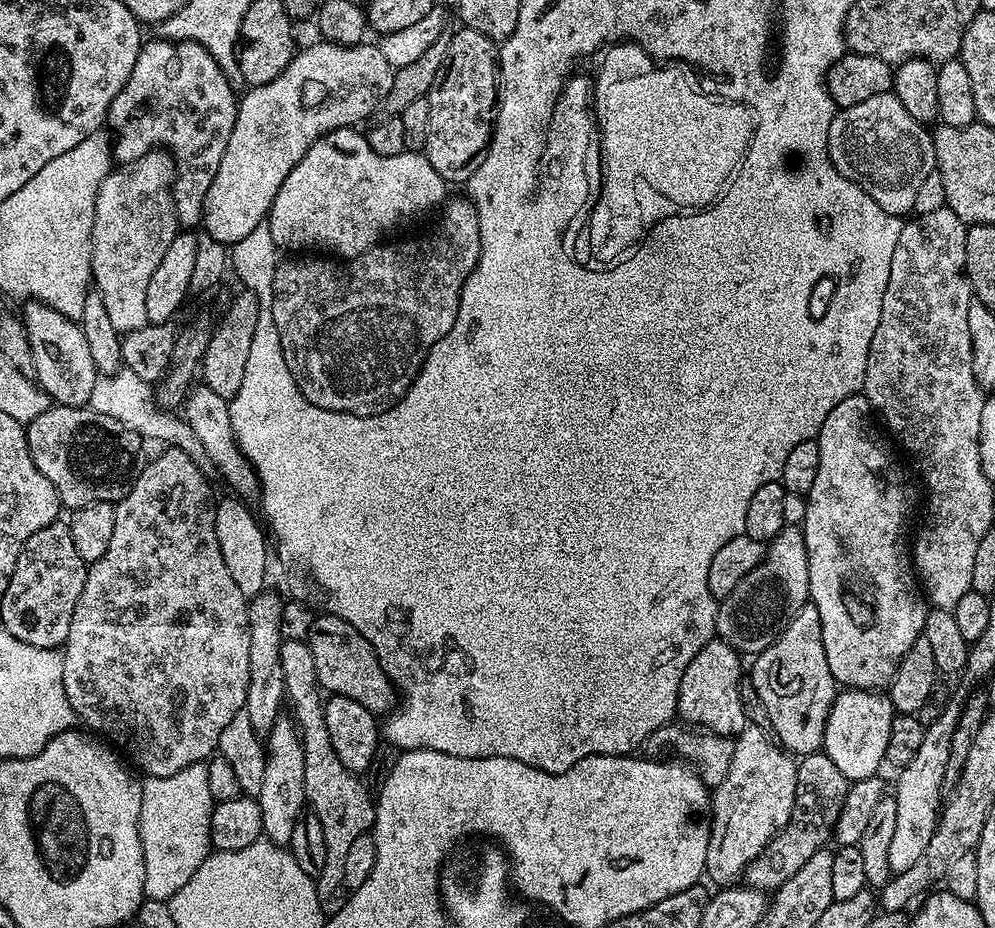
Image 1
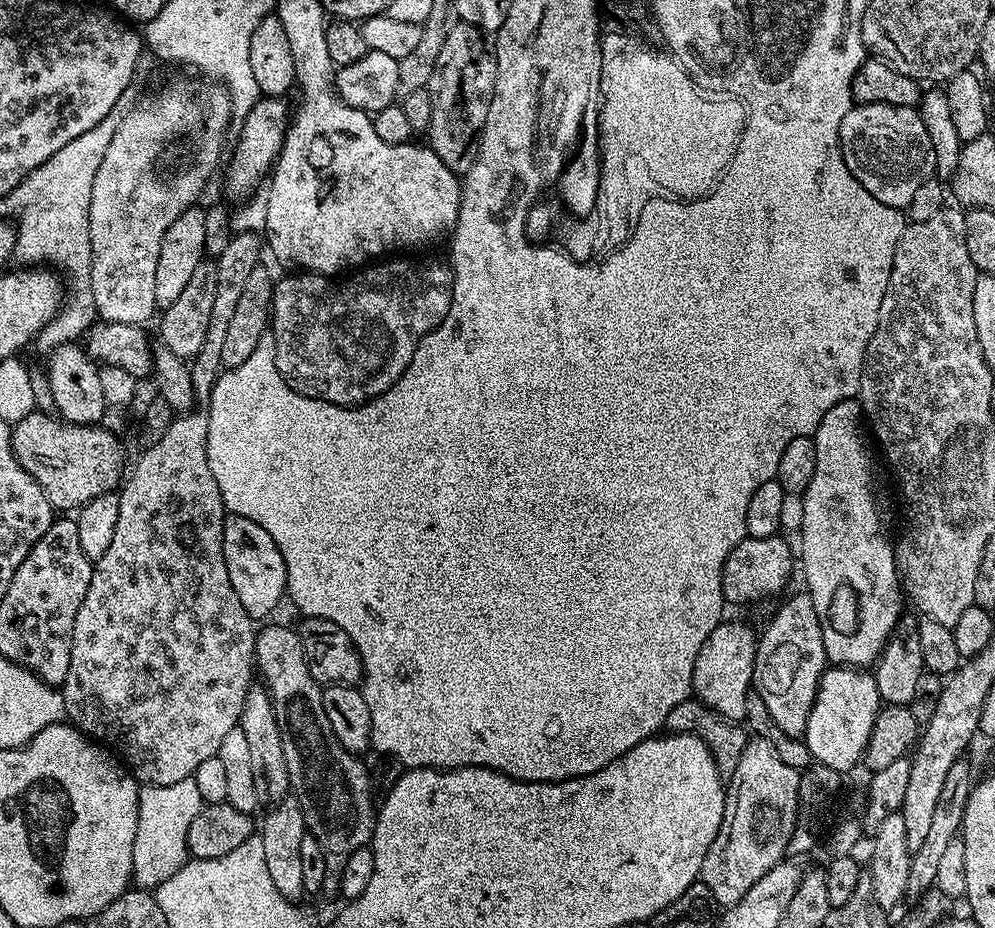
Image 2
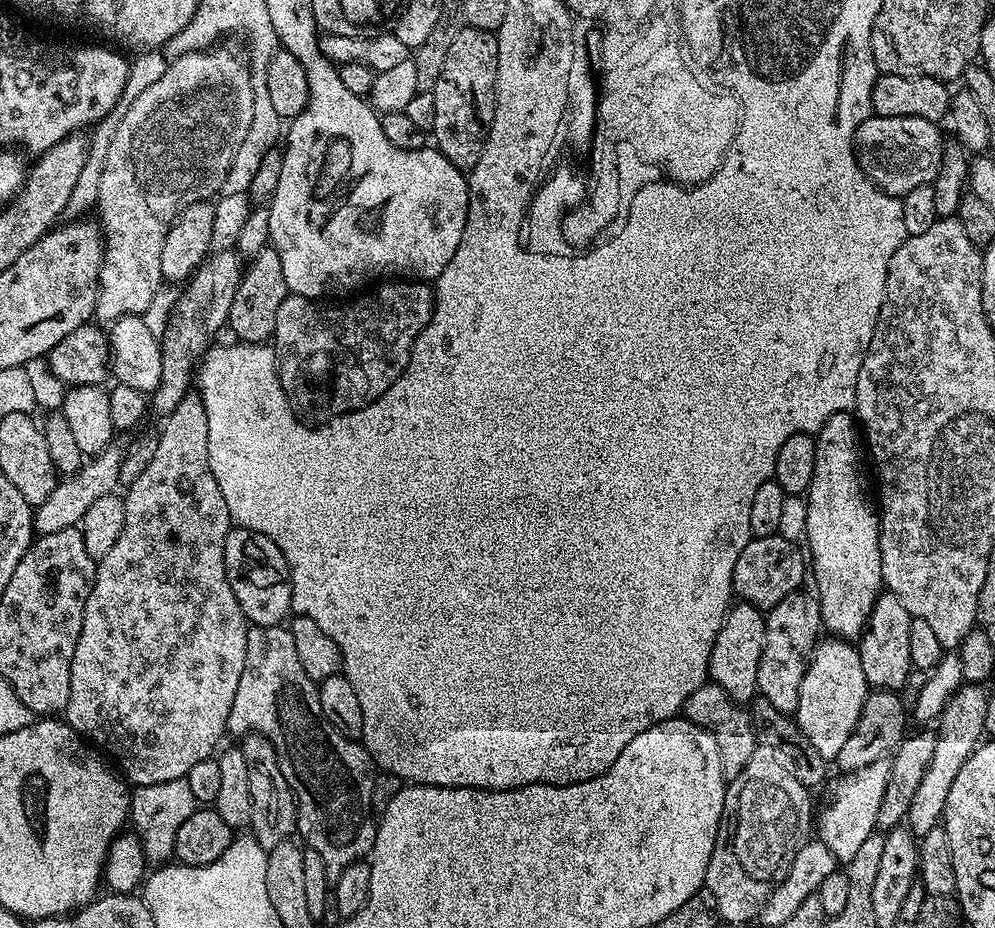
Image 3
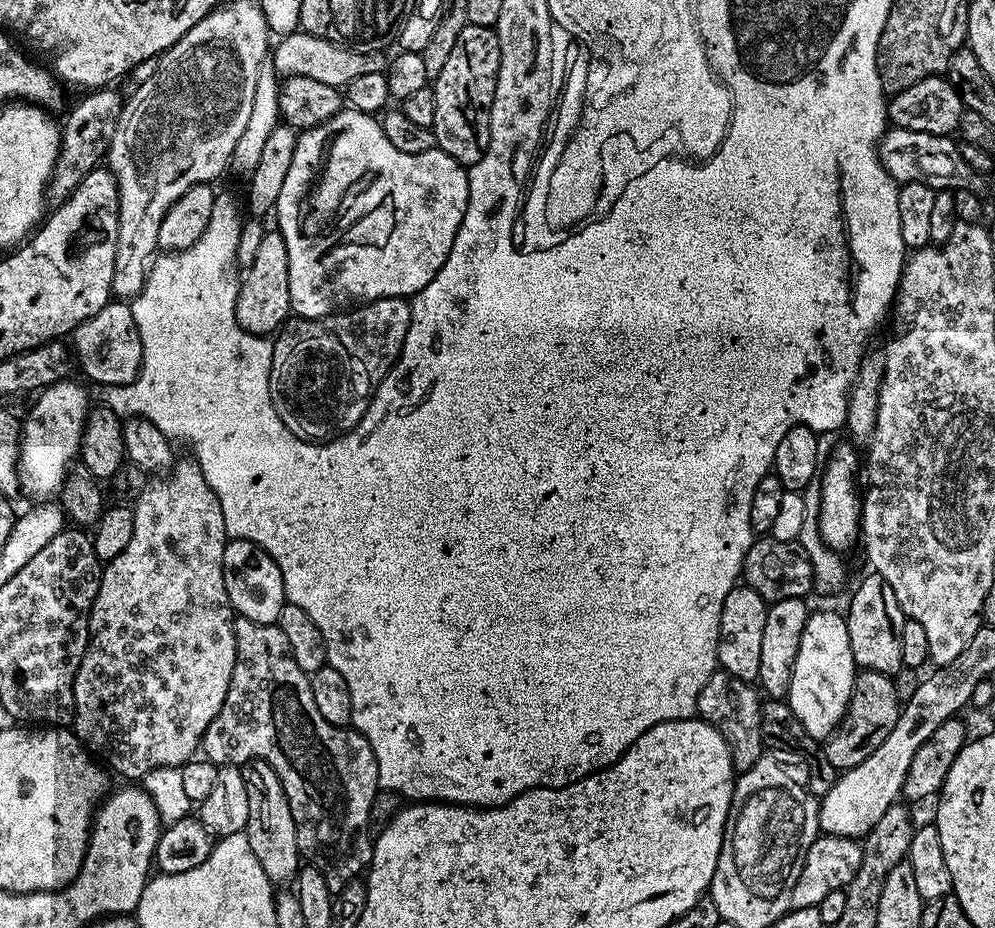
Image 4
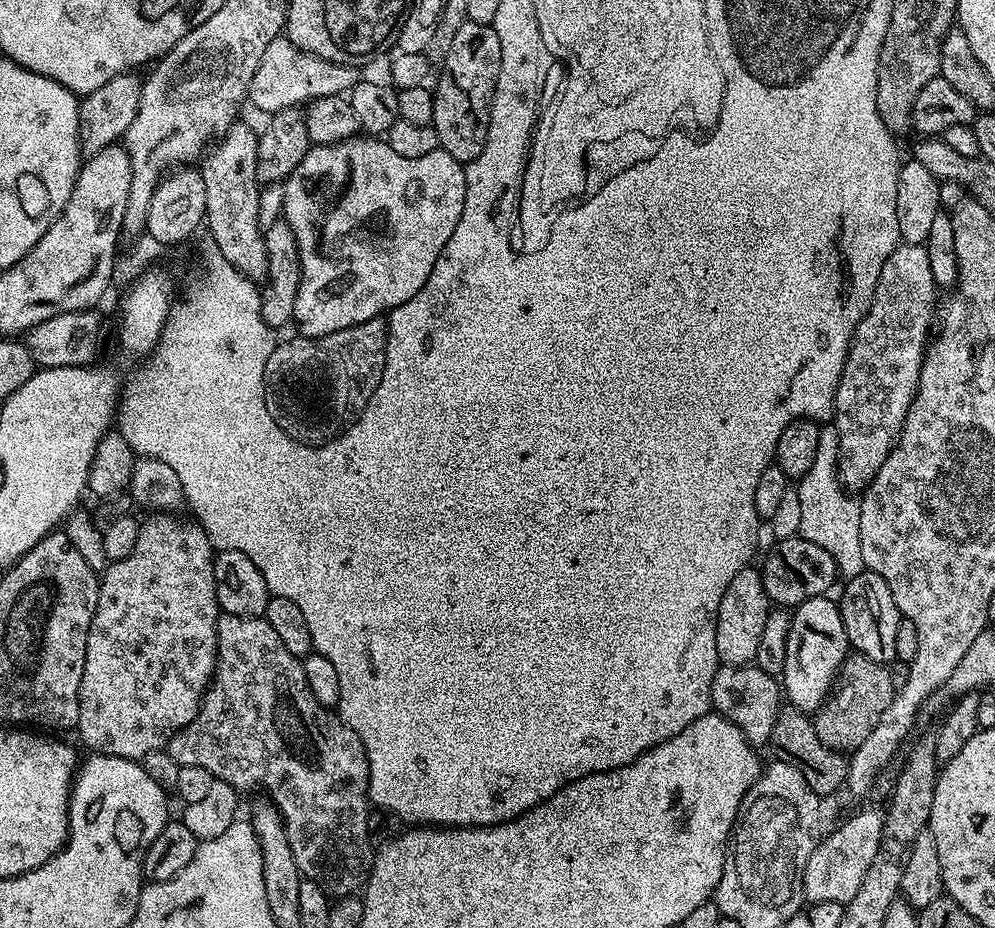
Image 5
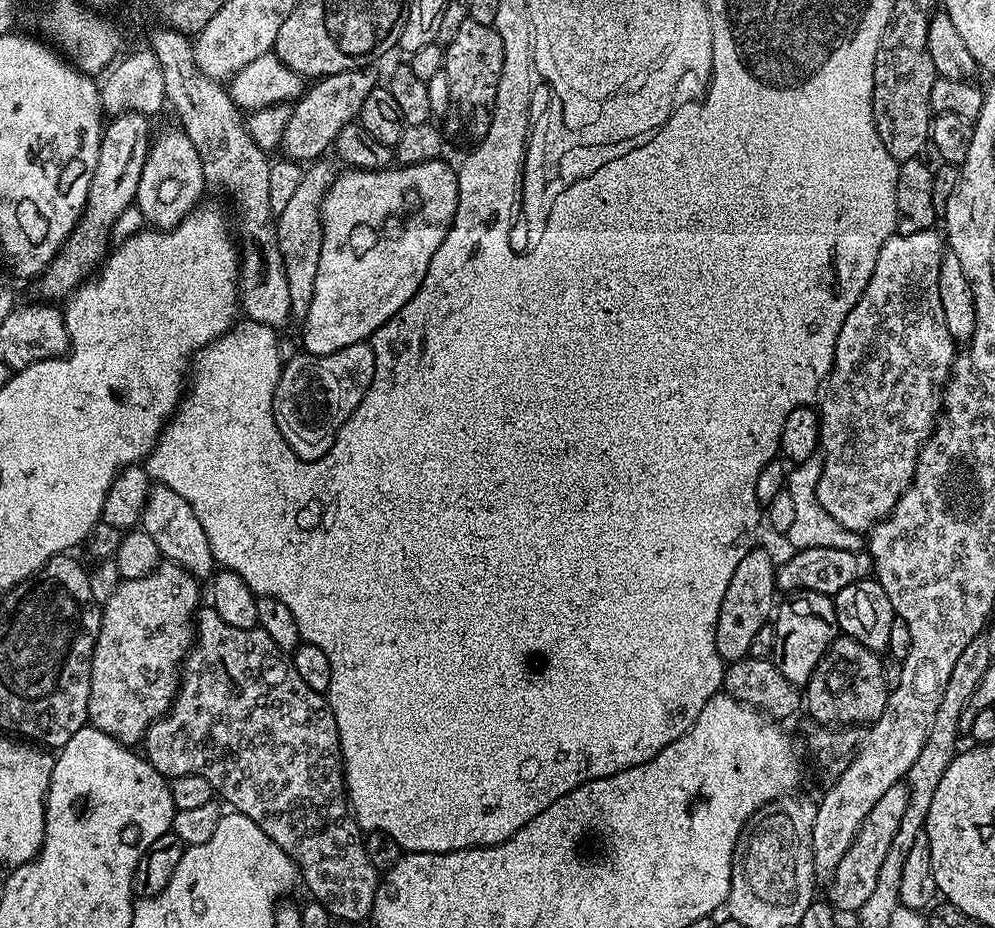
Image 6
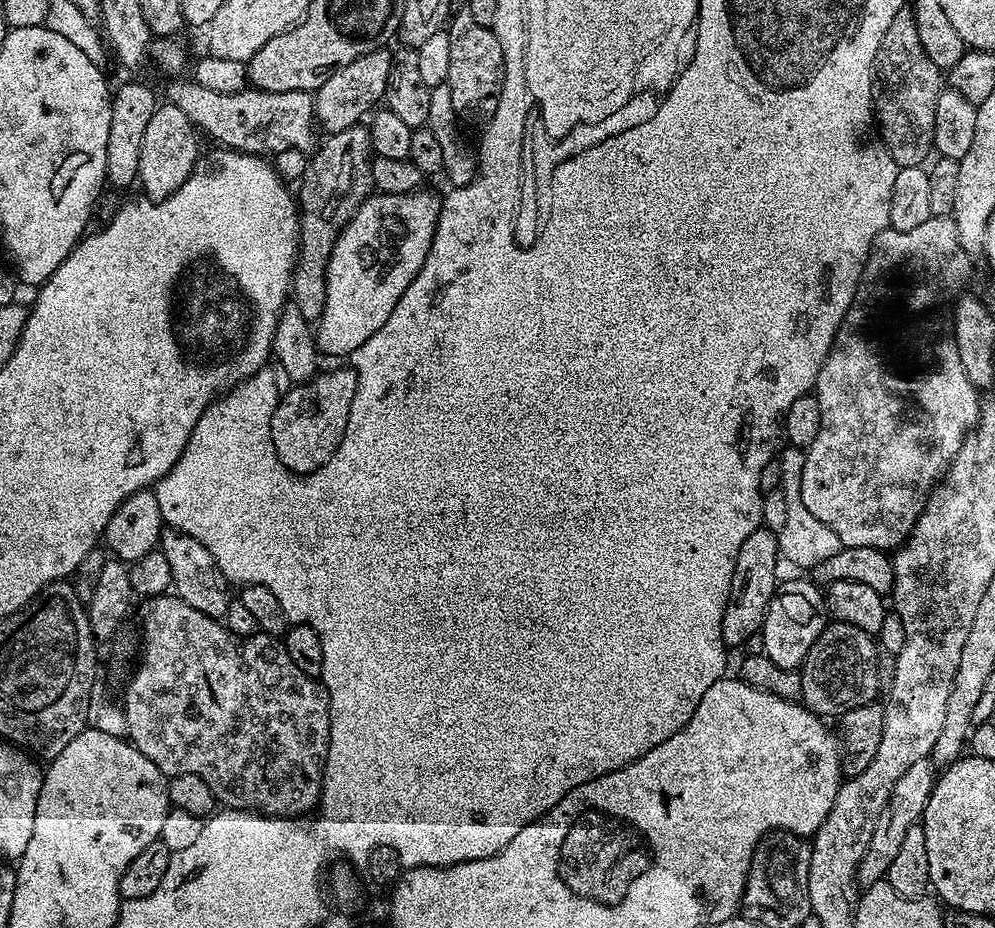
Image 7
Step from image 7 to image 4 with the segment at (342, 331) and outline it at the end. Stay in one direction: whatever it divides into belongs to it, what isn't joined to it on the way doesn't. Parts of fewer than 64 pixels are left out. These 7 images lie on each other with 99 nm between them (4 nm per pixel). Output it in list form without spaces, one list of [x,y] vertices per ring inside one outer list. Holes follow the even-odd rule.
[[[345,106],[341,108],[338,114],[334,114],[334,118],[330,118],[325,124],[319,124],[313,128],[303,129],[297,135],[296,145],[294,146],[293,158],[290,161],[290,168],[286,173],[285,181],[282,185],[282,192],[278,195],[276,206],[274,209],[274,217],[276,216],[275,227],[282,234],[282,238],[286,242],[286,258],[290,266],[290,302],[292,303],[292,312],[295,313],[299,319],[302,320],[321,320],[323,316],[335,316],[337,312],[342,312],[351,309],[353,306],[359,306],[368,303],[369,300],[381,300],[382,298],[394,298],[399,296],[401,298],[411,298],[417,292],[428,285],[430,278],[434,278],[434,274],[438,274],[438,270],[442,270],[442,266],[446,262],[446,258],[450,254],[450,246],[454,246],[454,234],[458,234],[458,230],[462,226],[462,218],[468,209],[468,174],[465,165],[460,164],[454,158],[450,158],[450,154],[446,154],[438,147],[426,150],[426,154],[402,154],[402,150],[396,149],[382,130],[379,119],[373,113],[359,112],[357,108]]]

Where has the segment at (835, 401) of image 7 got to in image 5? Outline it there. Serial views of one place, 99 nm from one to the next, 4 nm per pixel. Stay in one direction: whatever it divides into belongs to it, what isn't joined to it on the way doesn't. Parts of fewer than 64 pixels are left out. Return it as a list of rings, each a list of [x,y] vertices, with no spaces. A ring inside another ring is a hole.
[[[901,243],[900,247],[894,249],[890,254],[890,258],[886,260],[886,266],[882,266],[882,274],[878,278],[878,286],[874,290],[874,298],[870,302],[870,306],[866,310],[862,322],[858,322],[858,326],[854,330],[852,341],[846,354],[844,369],[838,382],[834,423],[838,430],[838,474],[840,475],[840,482],[844,485],[845,489],[853,490],[852,488],[857,488],[857,490],[863,490],[872,483],[872,480],[876,477],[878,470],[882,466],[882,462],[886,462],[888,453],[891,452],[893,444],[896,443],[896,437],[904,429],[904,419],[910,410],[912,399],[916,396],[916,387],[920,381],[920,367],[924,365],[924,353],[926,351],[926,345],[930,340],[928,327],[931,324],[933,327],[934,324],[934,308],[932,312],[932,303],[936,300],[936,292],[938,293],[938,286],[934,282],[934,274],[930,274],[930,258],[928,257],[927,247],[923,244]]]

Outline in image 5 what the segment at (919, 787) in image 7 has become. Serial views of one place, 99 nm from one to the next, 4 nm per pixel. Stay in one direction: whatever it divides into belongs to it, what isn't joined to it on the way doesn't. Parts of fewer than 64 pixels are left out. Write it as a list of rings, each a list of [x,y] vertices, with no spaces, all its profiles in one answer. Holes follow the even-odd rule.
[[[864,808],[857,816],[850,817],[841,828],[834,829],[825,840],[823,837],[817,843],[802,874],[804,899],[809,905],[818,902],[846,905],[854,894],[858,894],[858,886],[862,886],[862,878],[866,878],[866,870],[870,870],[870,862],[874,862],[874,854],[878,854],[878,846],[882,842],[884,815],[881,809]]]

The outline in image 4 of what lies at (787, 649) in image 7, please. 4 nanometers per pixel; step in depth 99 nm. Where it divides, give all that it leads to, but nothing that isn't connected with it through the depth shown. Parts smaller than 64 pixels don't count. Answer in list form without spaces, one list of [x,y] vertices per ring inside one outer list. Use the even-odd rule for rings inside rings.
[[[813,611],[802,630],[798,658],[794,658],[790,690],[786,697],[790,710],[794,710],[794,718],[802,722],[810,738],[823,742],[840,725],[848,709],[857,671],[854,654],[850,650],[847,619],[841,613],[839,616],[836,612]]]

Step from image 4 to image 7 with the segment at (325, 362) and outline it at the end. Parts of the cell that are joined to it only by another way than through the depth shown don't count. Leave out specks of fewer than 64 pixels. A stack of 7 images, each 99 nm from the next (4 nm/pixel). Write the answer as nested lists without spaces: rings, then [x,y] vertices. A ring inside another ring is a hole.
[[[345,366],[345,368],[336,368],[333,372],[321,371],[319,374],[312,377],[312,379],[306,381],[304,384],[298,384],[289,387],[289,392],[286,391],[281,395],[279,404],[276,405],[274,410],[274,418],[270,422],[270,434],[274,438],[274,450],[278,454],[278,458],[282,462],[282,466],[286,466],[291,472],[297,474],[307,474],[318,470],[326,463],[329,458],[338,450],[338,446],[342,442],[342,434],[346,430],[346,422],[350,418],[350,402],[354,402],[354,394],[356,393],[356,373],[351,367]]]

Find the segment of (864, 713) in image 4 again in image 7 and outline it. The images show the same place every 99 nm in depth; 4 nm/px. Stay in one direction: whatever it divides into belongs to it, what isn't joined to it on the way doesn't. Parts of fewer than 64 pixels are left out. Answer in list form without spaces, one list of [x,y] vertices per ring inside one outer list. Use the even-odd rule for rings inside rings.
[[[841,620],[829,623],[814,646],[810,646],[799,669],[802,678],[799,699],[804,707],[821,718],[836,718],[858,706],[873,703],[879,693],[877,655],[877,641],[866,630],[858,630],[858,626],[850,626]]]

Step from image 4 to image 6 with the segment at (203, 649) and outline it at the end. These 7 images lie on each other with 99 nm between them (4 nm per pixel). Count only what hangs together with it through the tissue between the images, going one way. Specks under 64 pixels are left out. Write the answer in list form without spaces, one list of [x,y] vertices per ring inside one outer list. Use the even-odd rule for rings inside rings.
[[[161,562],[142,578],[121,580],[102,606],[100,629],[90,666],[90,702],[88,724],[102,730],[110,738],[125,746],[136,746],[143,741],[148,727],[165,716],[180,689],[182,665],[194,643],[194,621],[201,607],[200,584],[182,566]]]

